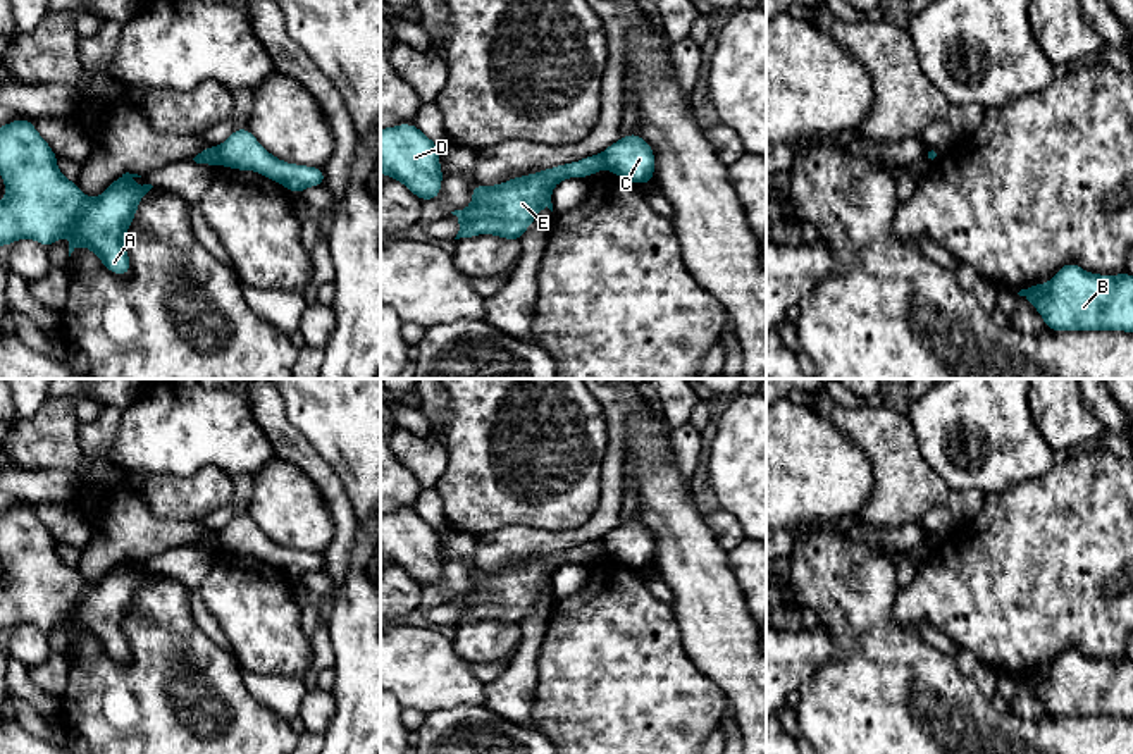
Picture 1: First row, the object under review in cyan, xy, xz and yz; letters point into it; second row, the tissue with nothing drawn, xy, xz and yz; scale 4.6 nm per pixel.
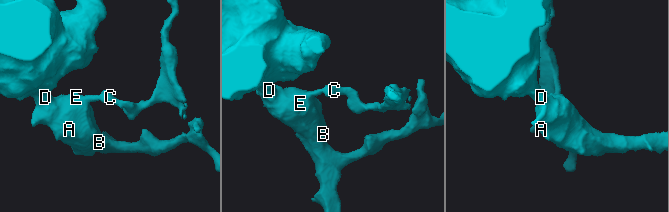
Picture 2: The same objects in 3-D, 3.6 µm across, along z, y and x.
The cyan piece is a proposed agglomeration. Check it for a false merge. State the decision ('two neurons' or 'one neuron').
two neurons

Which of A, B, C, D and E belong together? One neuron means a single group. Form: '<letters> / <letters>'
A B D E / C

